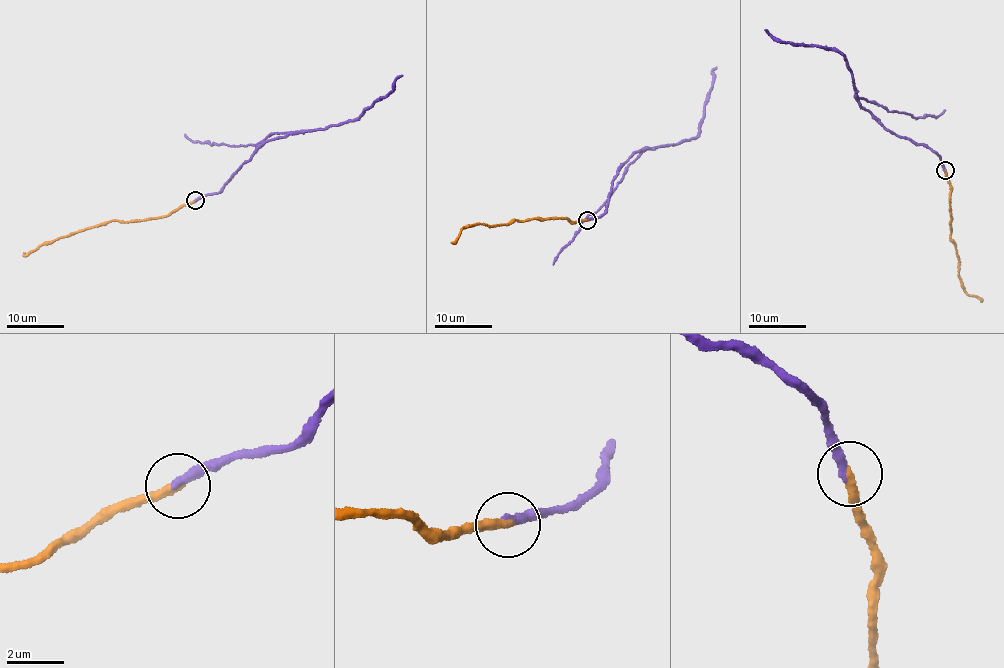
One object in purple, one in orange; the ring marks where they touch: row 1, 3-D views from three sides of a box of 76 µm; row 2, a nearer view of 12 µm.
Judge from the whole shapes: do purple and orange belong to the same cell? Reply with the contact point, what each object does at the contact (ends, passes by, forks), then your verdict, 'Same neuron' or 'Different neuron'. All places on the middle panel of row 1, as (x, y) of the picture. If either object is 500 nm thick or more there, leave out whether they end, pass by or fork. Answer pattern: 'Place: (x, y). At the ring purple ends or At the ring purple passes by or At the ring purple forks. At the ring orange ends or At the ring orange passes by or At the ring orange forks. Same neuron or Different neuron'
Place: (587, 220). At the ring purple ends. At the ring orange ends. Same neuron

